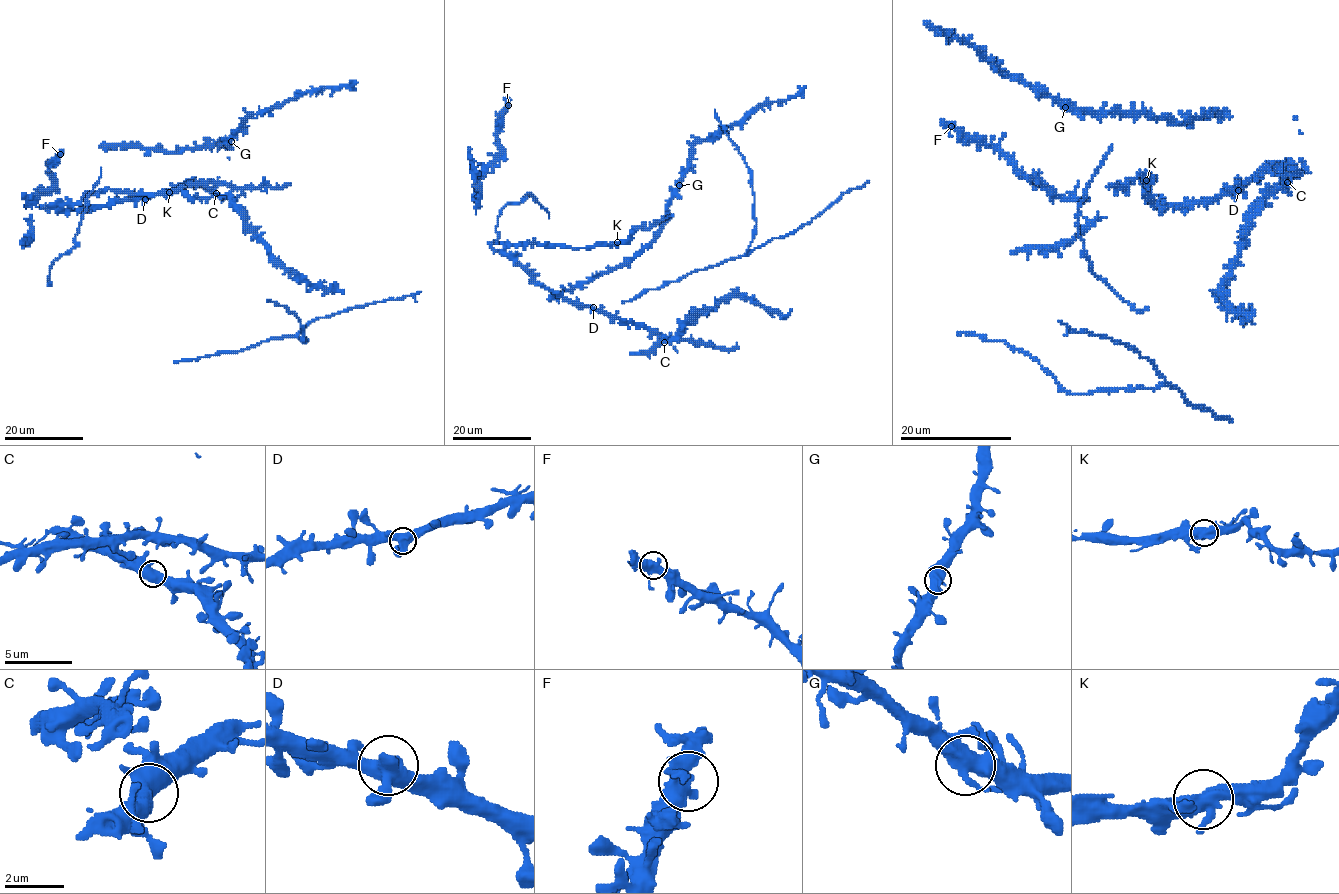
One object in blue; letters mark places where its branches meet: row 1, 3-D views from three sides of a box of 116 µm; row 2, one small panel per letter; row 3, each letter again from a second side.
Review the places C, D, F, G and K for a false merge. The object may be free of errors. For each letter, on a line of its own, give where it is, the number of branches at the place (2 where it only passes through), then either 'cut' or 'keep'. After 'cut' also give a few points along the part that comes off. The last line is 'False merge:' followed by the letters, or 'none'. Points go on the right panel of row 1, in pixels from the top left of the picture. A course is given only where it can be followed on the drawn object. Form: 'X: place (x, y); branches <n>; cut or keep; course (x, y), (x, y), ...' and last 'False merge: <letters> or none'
C: place (1287, 182); branches 3; keep
D: place (1238, 190); branches 3; keep
F: place (951, 126); branches 3; keep
G: place (1065, 107); branches 3; keep
K: place (1146, 180); branches 3; keep
False merge: none

